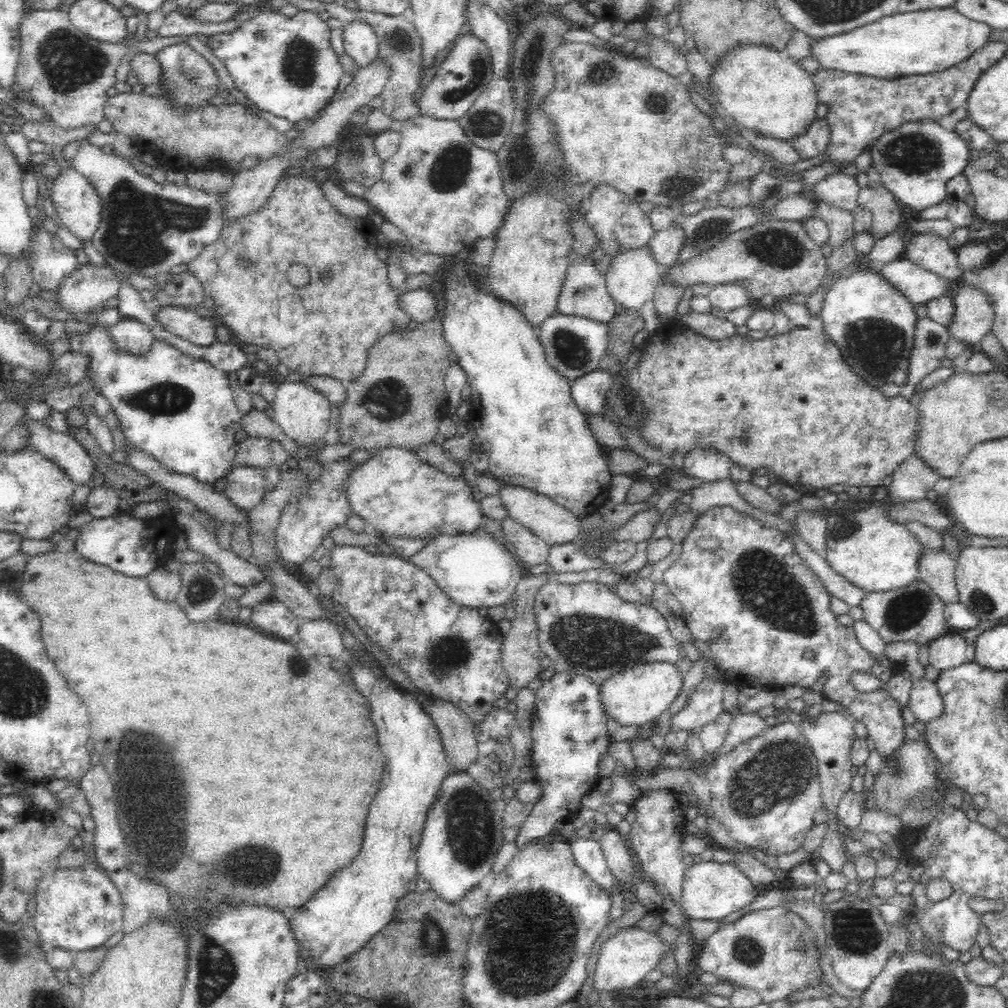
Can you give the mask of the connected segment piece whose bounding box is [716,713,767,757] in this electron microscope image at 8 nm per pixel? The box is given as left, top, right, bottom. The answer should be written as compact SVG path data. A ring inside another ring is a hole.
M738 713L732 716L731 723L729 724L729 731L720 748L717 756L730 752L732 748L736 748L737 744L746 742L755 736L758 736L762 730L767 727L764 718L760 718L758 713L741 714Z

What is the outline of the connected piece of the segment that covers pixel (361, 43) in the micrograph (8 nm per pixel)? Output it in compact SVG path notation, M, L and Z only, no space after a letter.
M360 21L345 24L343 30L345 53L358 67L368 66L378 58L378 39L372 28Z

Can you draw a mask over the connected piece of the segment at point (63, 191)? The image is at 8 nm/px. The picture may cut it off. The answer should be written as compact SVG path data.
M72 164L68 165L68 168L61 168L60 175L54 180L50 198L61 223L80 240L91 240L101 222L102 197L90 183L90 179Z

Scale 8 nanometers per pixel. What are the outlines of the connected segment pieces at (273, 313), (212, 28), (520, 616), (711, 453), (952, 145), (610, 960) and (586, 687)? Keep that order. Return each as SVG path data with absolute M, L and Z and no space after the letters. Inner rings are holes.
M301 175L286 176L280 179L280 182L275 186L268 200L255 210L234 217L231 221L225 223L225 227L220 232L218 240L212 244L207 244L200 252L187 264L188 271L198 279L201 284L202 292L205 297L210 297L214 300L214 315L218 322L226 326L242 345L249 348L256 345L259 348L271 348L279 358L279 362L284 363L290 371L300 372L304 376L308 375L324 375L332 376L343 382L353 381L360 378L364 374L366 362L368 362L368 352L374 343L377 343L383 336L390 334L392 330L406 329L412 317L408 315L406 309L402 307L402 294L405 294L407 288L403 286L394 288L388 279L388 266L386 261L378 258L378 228L374 223L365 218L350 218L345 216L334 208L332 203L326 199L324 191L322 191L321 182L315 178L304 178ZM292 262L304 264L310 270L310 282L306 286L306 290L292 286L286 280L286 270Z
M173 11L164 20L164 23L157 30L157 36L192 36L196 34L206 35L208 38L239 30L243 26L240 18L232 18L224 22L205 22L192 16L183 16Z
M546 571L542 574L536 574L536 576L525 575L523 579L518 582L513 597L516 603L516 617L511 622L512 628L503 636L501 644L502 666L508 675L510 687L516 689L528 687L529 682L539 673L539 662L544 654L539 647L537 639L538 627L535 623L536 618L531 610L534 604L532 598L541 586L544 586L544 584L553 579L556 579L556 574L552 576L552 573Z
M692 447L684 453L683 472L688 478L716 482L730 477L731 460L714 448Z
M916 120L882 134L871 145L869 153L886 188L894 192L896 199L903 204L918 210L944 200L946 184L964 173L970 164L970 148L963 139L955 130L948 132L934 120Z
M638 926L627 929L610 931L603 938L603 944L598 956L596 974L592 986L594 991L604 990L617 992L624 989L632 989L645 984L645 978L658 968L658 964L666 954L676 953L679 950L678 943L664 940L658 931L651 932Z
M571 673L555 674L541 683L536 691L536 704L534 711L534 721L532 727L533 748L529 755L534 761L534 772L536 776L533 779L542 787L542 798L540 802L533 805L532 814L519 827L516 846L519 849L527 845L536 837L544 836L556 830L556 822L561 818L568 816L571 812L580 809L582 796L592 791L598 780L598 766L602 756L608 753L610 746L610 734L606 728L608 712L602 703L600 687L596 686L590 679L584 676L578 676Z

